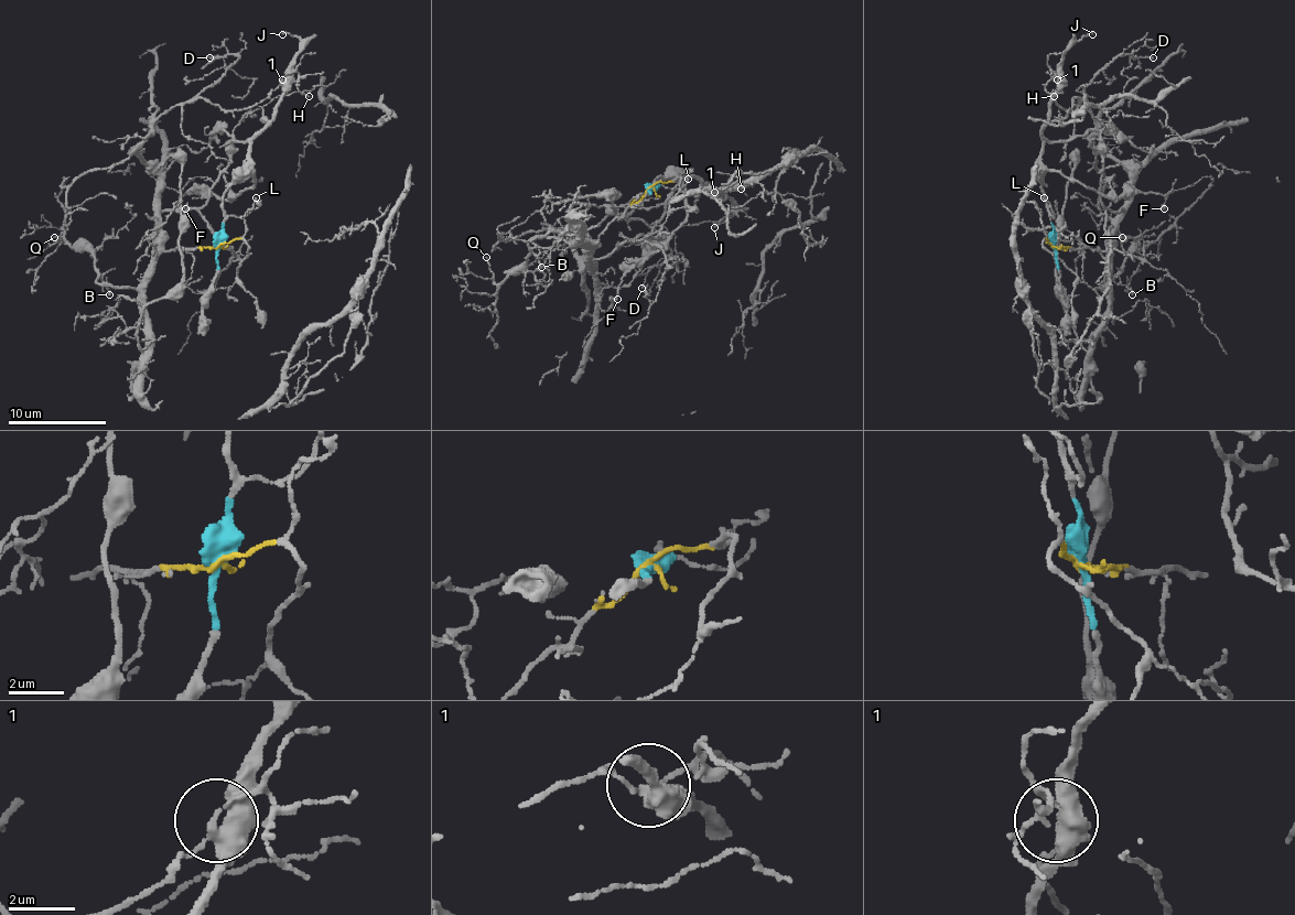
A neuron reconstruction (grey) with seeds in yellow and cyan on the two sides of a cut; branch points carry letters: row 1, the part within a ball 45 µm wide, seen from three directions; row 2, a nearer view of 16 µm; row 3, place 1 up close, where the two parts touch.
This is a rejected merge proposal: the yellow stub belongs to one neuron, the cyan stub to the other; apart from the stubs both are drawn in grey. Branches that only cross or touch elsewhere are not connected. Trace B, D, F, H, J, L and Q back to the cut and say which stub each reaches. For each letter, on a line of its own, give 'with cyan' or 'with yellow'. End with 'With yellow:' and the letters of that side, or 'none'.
B: with yellow
D: with yellow
F: with cyan
H: with yellow
J: with cyan
L: with cyan
Q: with yellow
With yellow: B, D, H, Q

